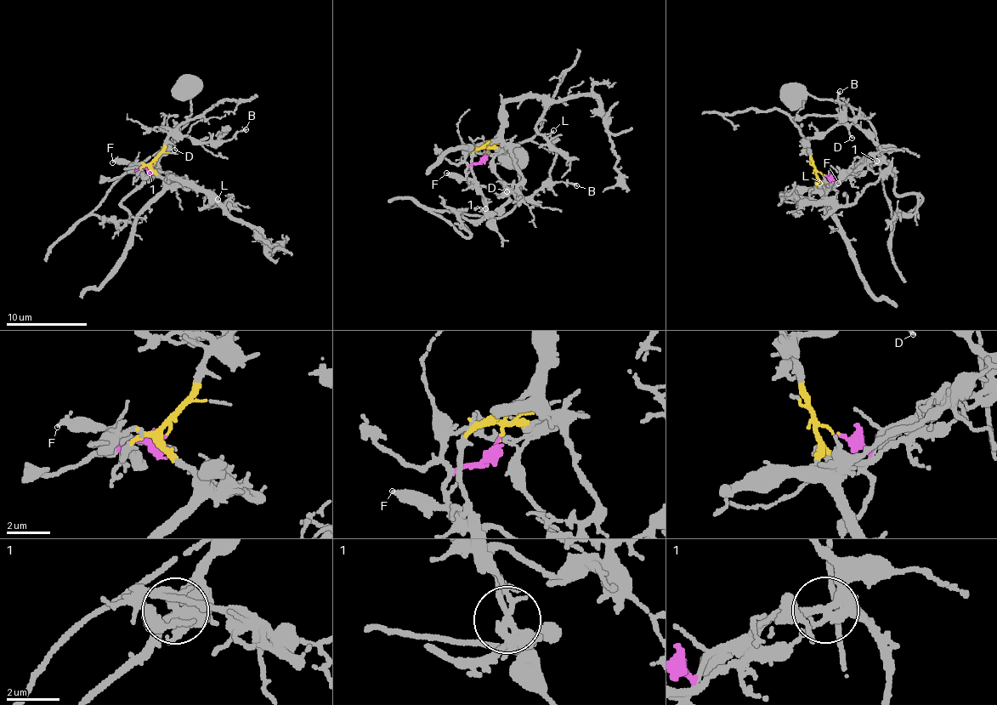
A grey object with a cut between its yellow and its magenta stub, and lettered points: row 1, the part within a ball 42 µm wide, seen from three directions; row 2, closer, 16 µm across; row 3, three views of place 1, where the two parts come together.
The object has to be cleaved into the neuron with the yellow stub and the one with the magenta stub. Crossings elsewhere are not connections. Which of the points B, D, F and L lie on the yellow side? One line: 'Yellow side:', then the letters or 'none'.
Yellow side: L

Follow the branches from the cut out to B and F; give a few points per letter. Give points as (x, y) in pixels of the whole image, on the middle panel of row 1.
B: (485, 152), (479, 162), (469, 166), (467, 174), (490, 216), (559, 181), (576, 185)
F: (485, 152), (479, 162), (469, 166), (462, 175), (446, 172)

